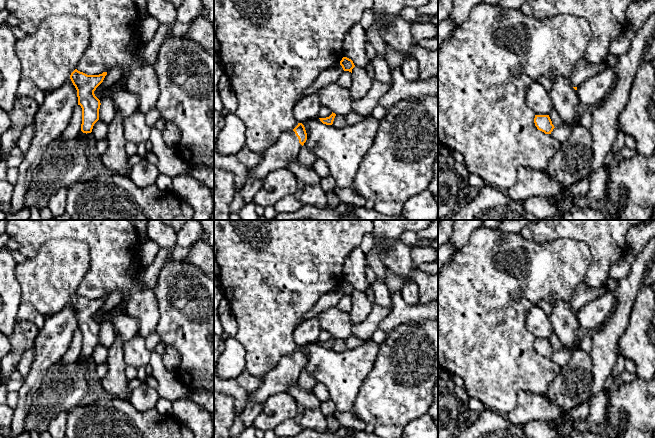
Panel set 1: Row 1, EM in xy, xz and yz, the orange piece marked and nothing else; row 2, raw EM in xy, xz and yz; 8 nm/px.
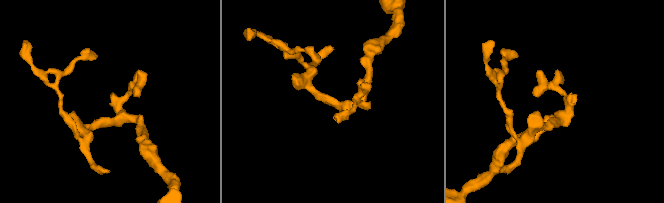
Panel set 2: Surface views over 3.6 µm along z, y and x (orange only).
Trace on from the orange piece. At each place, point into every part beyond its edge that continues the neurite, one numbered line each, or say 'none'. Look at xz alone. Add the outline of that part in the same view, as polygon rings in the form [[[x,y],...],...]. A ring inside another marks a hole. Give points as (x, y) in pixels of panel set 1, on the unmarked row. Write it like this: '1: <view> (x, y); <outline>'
1: xz (280, 378); [[[293,354],[283,356],[278,364],[266,374],[261,386],[250,393],[247,403],[255,402],[264,405],[271,396],[287,392],[301,372],[302,369]]]

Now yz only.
1: yz (583, 294); [[[582,282],[573,292],[572,297],[569,301],[569,306],[572,311],[579,311],[587,303],[592,302],[597,296],[603,296],[607,293],[608,289],[604,286],[595,290],[594,288],[588,287]]]

